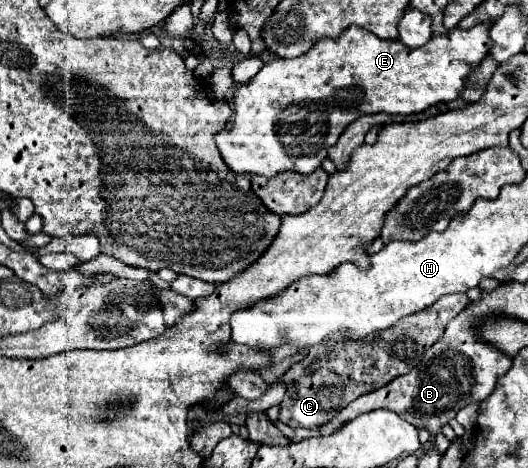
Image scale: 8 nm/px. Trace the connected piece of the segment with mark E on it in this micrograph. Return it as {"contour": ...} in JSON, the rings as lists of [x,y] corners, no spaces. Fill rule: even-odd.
{"contour":[[[482,21],[468,31],[454,27],[444,35],[434,35],[424,47],[416,49],[406,47],[400,39],[380,39],[366,29],[352,25],[338,39],[320,39],[300,57],[272,59],[248,83],[238,85],[234,91],[232,115],[226,127],[216,135],[220,155],[234,173],[274,177],[280,171],[298,171],[308,175],[322,165],[326,149],[332,147],[340,133],[358,117],[376,113],[410,115],[420,113],[430,105],[458,99],[466,89],[468,75],[482,63],[492,47],[492,25],[494,21]]]}

